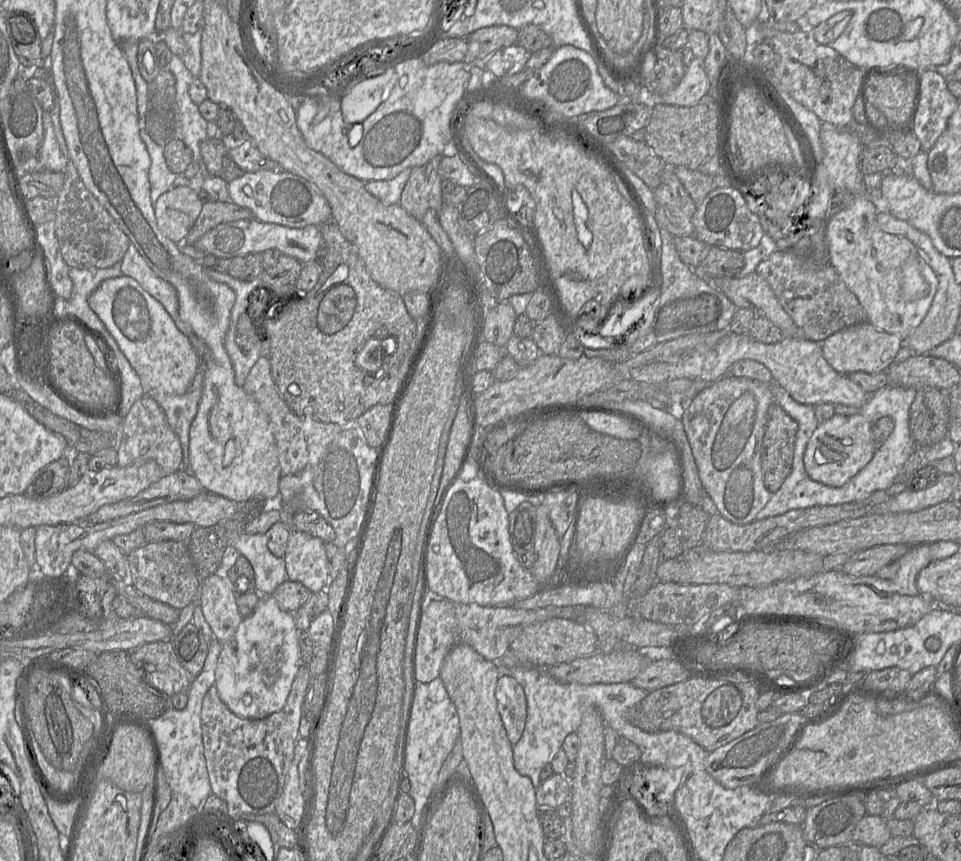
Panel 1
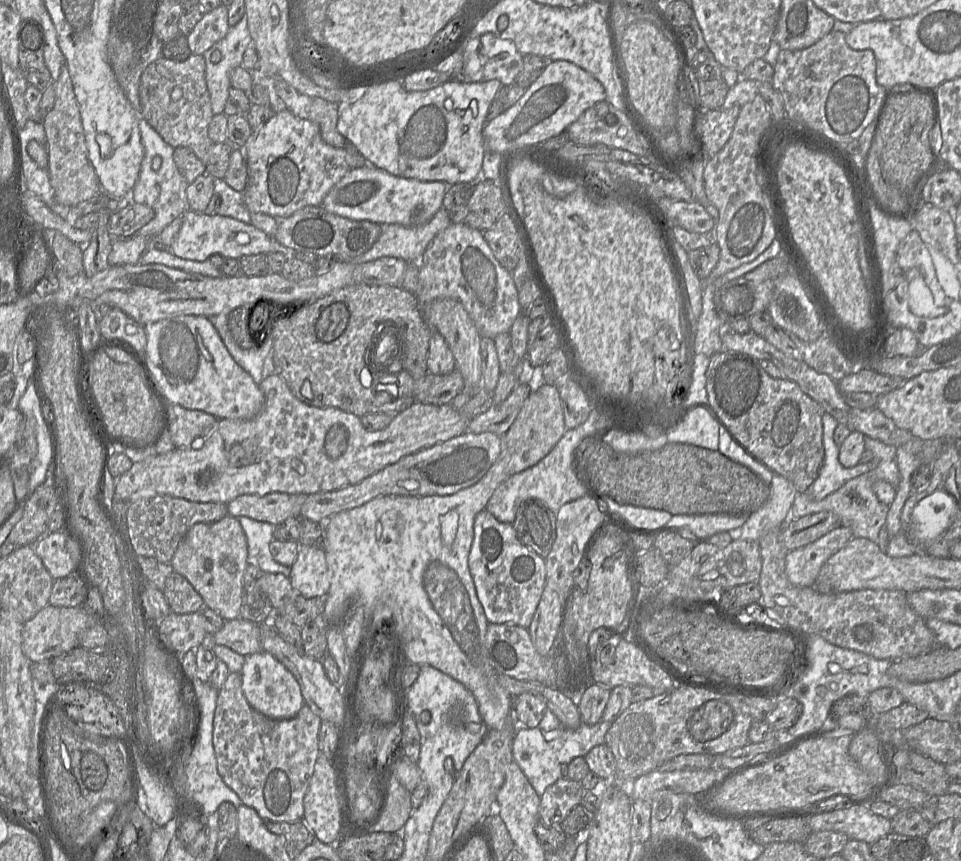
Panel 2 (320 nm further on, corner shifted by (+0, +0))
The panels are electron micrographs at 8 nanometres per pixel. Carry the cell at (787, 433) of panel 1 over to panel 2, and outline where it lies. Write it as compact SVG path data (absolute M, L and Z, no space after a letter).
M721 350L714 353L709 358L708 368L706 371L706 390L708 397L708 407L718 419L721 425L723 425L732 437L756 460L768 467L774 474L778 474L786 478L792 483L797 493L804 493L812 485L817 478L820 468L824 461L824 448L823 448L823 428L822 428L822 415L824 413L822 407L806 395L800 387L793 381L786 378L773 378L768 375L760 365L760 362L752 356L747 354Z

